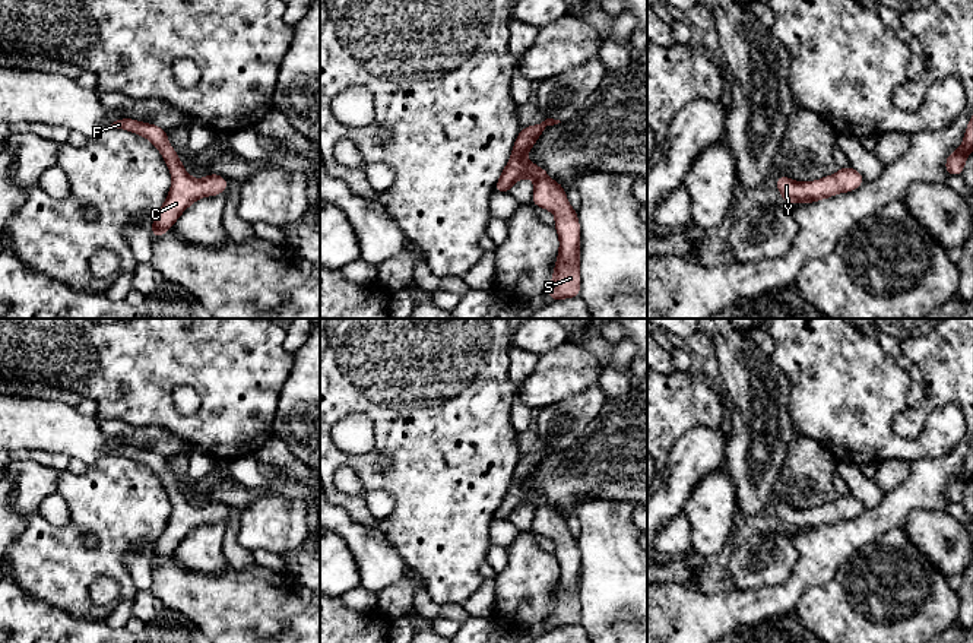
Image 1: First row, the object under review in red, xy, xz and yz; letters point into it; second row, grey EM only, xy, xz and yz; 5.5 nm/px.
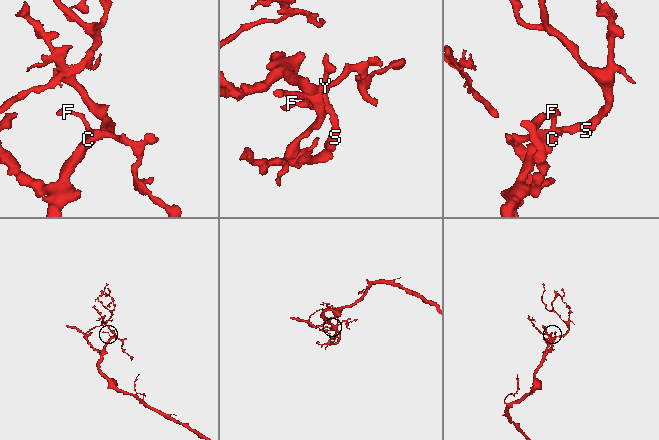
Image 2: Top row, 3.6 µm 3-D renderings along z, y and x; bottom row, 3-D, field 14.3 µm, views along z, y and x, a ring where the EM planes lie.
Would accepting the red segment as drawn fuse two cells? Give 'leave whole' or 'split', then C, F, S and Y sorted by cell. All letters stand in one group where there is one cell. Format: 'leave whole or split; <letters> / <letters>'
leave whole; C F S Y

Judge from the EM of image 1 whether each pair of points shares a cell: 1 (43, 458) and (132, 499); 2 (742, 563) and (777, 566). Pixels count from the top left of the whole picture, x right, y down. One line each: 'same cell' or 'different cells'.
1: different cells
2: same cell

